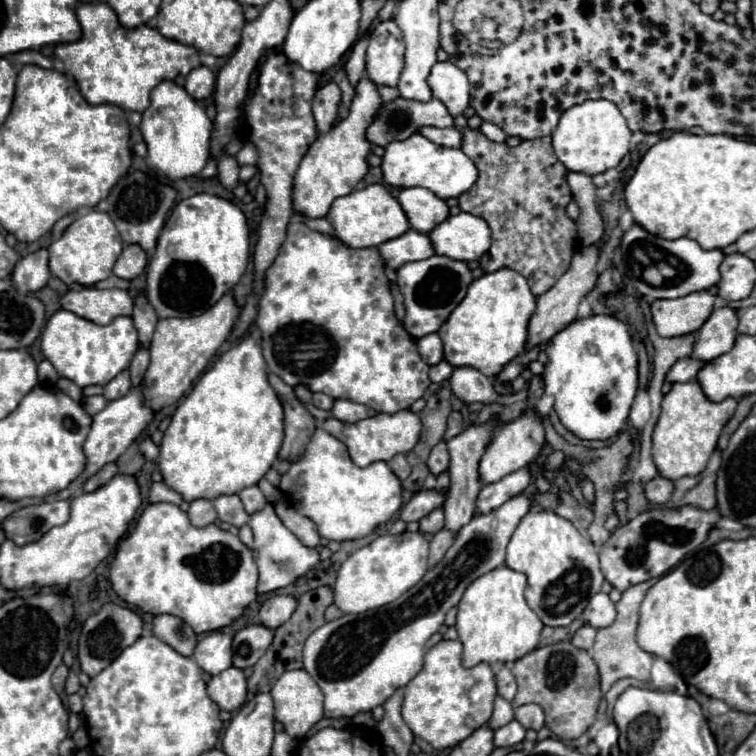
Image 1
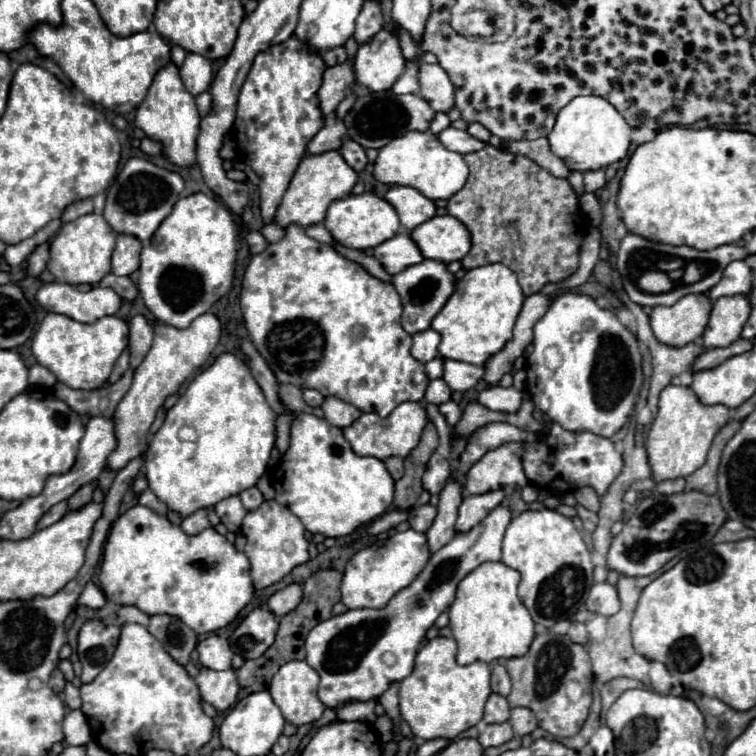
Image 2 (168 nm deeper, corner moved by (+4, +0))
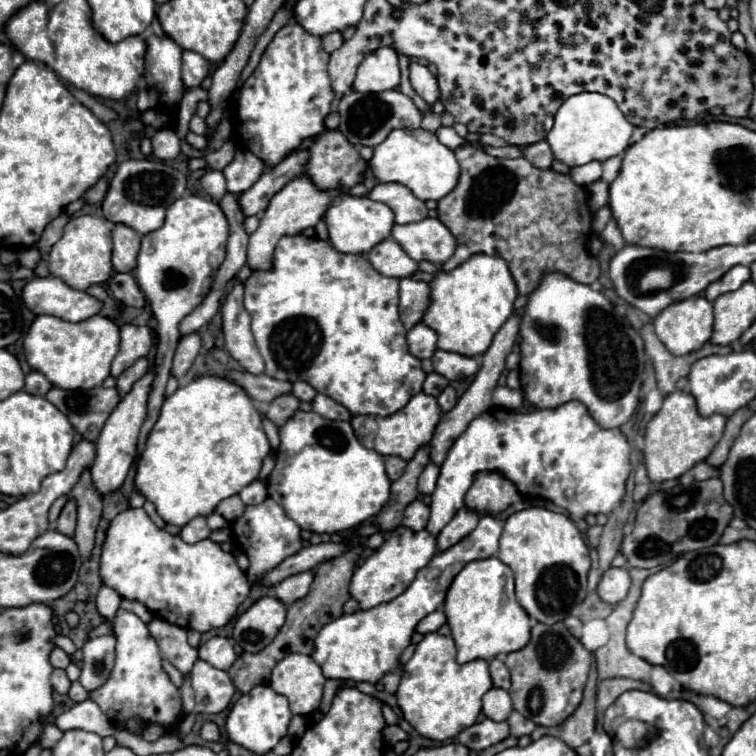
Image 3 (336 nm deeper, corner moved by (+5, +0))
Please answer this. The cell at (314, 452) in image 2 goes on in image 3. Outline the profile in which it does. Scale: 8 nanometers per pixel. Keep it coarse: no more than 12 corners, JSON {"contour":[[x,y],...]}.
{"contour":[[297,409],[269,497],[301,529],[353,529],[387,503],[383,457],[349,421]]}

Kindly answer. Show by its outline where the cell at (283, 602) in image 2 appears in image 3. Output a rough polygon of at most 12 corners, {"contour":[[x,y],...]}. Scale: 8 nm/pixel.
{"contour":[[313,571],[291,575],[275,585],[285,605],[307,595]]}

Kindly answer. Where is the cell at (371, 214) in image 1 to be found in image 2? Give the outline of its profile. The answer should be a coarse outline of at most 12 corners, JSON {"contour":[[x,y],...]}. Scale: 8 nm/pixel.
{"contour":[[374,195],[336,199],[324,225],[350,249],[374,249],[400,231]]}

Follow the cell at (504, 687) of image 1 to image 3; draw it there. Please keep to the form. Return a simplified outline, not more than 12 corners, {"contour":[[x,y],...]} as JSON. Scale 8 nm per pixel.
{"contour":[[489,661],[493,687],[511,687],[503,661]]}

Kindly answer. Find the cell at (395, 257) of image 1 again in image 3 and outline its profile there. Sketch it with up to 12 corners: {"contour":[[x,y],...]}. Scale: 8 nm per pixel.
{"contour":[[385,239],[367,253],[385,277],[409,277],[417,271],[401,245]]}

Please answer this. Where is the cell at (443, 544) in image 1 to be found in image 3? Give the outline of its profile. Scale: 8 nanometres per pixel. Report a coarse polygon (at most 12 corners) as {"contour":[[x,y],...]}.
{"contour":[[581,401],[489,409],[451,445],[429,533],[481,471],[573,523],[625,497],[631,447]]}

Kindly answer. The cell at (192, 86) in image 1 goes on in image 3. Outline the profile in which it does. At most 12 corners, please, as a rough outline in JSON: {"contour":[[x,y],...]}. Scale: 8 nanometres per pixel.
{"contour":[[183,51],[183,85],[199,87],[207,61],[195,51]]}

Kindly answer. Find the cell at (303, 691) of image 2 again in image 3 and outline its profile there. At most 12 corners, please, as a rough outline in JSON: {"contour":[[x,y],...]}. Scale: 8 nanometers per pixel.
{"contour":[[291,653],[275,665],[271,687],[295,715],[309,715],[325,681],[311,655]]}

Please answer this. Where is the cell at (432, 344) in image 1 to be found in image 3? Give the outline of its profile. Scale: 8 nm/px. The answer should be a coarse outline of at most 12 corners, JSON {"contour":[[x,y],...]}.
{"contour":[[417,323],[407,345],[417,359],[429,359],[437,349],[437,333]]}

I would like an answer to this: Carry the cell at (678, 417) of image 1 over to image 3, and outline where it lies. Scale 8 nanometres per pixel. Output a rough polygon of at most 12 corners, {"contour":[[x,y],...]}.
{"contour":[[665,397],[645,431],[653,485],[707,459],[723,415],[701,417],[695,397]]}

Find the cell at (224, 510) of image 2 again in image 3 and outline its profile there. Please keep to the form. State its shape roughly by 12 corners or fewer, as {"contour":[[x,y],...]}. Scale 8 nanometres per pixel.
{"contour":[[239,495],[223,499],[215,513],[229,523],[239,519],[245,503]]}

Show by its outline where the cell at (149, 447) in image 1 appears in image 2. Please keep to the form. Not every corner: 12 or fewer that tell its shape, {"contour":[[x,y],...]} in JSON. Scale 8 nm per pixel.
{"contour":[[214,313],[186,329],[154,325],[114,421],[120,471],[148,451],[166,397],[198,371],[222,335]]}

